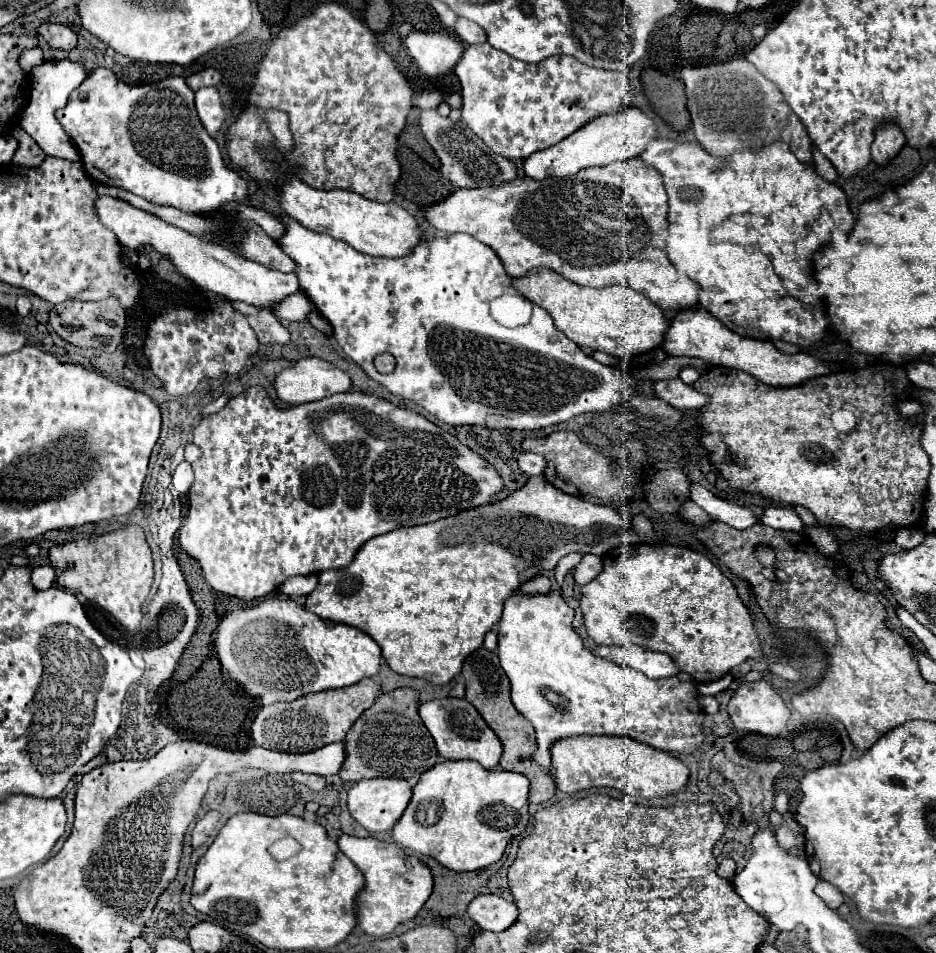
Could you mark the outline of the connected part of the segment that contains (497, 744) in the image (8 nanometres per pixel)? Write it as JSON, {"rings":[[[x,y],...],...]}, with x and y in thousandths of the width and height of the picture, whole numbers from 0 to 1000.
{"rings":[[[496,732],[459,735],[449,739],[447,747],[453,762],[459,766],[466,779],[468,793],[472,793],[474,797],[506,797],[515,802],[519,808],[526,808],[532,804],[532,797],[536,793],[536,779],[500,735]]]}

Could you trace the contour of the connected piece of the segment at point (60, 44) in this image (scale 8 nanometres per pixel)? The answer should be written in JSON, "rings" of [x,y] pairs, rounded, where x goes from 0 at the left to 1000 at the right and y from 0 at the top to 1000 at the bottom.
{"rings":[[[45,25],[41,29],[41,36],[56,48],[62,52],[79,52],[83,46],[83,38],[81,34],[77,34],[73,27],[66,25]]]}

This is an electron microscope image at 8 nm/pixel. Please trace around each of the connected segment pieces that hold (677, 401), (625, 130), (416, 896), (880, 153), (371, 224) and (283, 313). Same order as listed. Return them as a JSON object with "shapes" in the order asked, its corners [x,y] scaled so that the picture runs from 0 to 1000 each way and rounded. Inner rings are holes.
{"shapes":[[[[726,397],[701,399],[699,401],[699,413],[724,430],[729,430],[729,428],[731,430],[748,430],[756,422],[754,413],[731,403]]],[[[671,111],[660,122],[641,122],[637,126],[628,128],[626,132],[622,132],[618,139],[603,145],[598,151],[571,159],[568,164],[564,164],[560,168],[560,183],[571,189],[581,189],[581,187],[590,187],[590,185],[596,185],[596,187],[611,185],[622,176],[650,174],[660,168],[679,166],[690,155],[690,151],[699,145],[703,145],[699,128],[682,113]]],[[[365,875],[361,890],[378,905],[389,917],[389,932],[380,940],[380,972],[395,982],[415,982],[425,970],[440,965],[462,938],[462,917],[453,905],[442,898],[434,898],[423,886],[406,884],[402,879],[380,879]]],[[[940,130],[934,139],[934,151],[932,151],[932,168],[938,174],[947,174],[968,151],[968,143],[957,130]]],[[[314,185],[299,197],[299,216],[325,239],[353,246],[355,250],[372,254],[382,264],[395,269],[429,271],[444,260],[444,254],[449,256],[453,252],[453,241],[447,237],[444,229],[425,214],[400,212],[372,199],[331,197]]],[[[323,304],[308,311],[295,323],[295,332],[308,338],[327,338],[333,327],[338,327],[338,321],[333,319],[333,315],[329,315],[329,311]]]]}

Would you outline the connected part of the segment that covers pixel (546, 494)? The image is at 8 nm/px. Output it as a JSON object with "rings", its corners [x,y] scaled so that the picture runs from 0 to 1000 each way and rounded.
{"rings":[[[568,499],[564,504],[564,508],[560,512],[556,512],[551,518],[543,520],[536,527],[528,527],[528,529],[519,529],[519,531],[511,531],[498,537],[491,537],[483,544],[474,544],[462,550],[453,550],[453,552],[444,552],[444,554],[427,554],[423,558],[412,558],[410,562],[402,562],[397,567],[393,567],[393,571],[389,571],[389,575],[385,579],[380,579],[378,588],[374,594],[363,596],[363,598],[350,598],[350,600],[342,600],[340,602],[340,615],[335,617],[335,621],[331,621],[325,627],[325,638],[340,644],[346,651],[355,651],[355,653],[363,653],[363,655],[372,655],[378,657],[387,663],[391,663],[395,669],[400,669],[404,674],[404,678],[408,680],[408,688],[412,690],[415,699],[432,709],[440,709],[440,711],[451,711],[457,714],[462,718],[479,718],[487,707],[491,707],[494,703],[494,695],[496,690],[506,684],[509,680],[515,678],[517,674],[517,665],[534,651],[536,646],[536,636],[538,630],[553,619],[556,613],[560,613],[562,609],[571,607],[573,602],[579,602],[583,598],[594,596],[596,588],[609,579],[620,579],[620,581],[647,581],[654,575],[662,575],[665,571],[682,571],[688,569],[686,562],[682,562],[675,554],[675,550],[671,546],[667,546],[667,541],[654,533],[654,531],[645,531],[645,529],[632,529],[628,525],[622,525],[620,520],[609,520],[600,514],[596,514],[594,510],[590,510],[581,499]]]}

